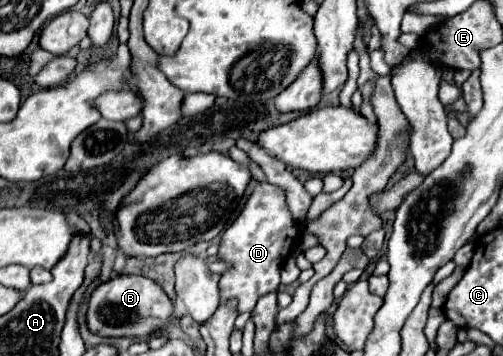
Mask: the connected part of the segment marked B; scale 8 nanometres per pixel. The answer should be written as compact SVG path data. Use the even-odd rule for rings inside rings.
M119 274L101 282L89 296L87 304L87 328L99 336L149 336L165 328L173 314L173 306L167 294L149 278Z

